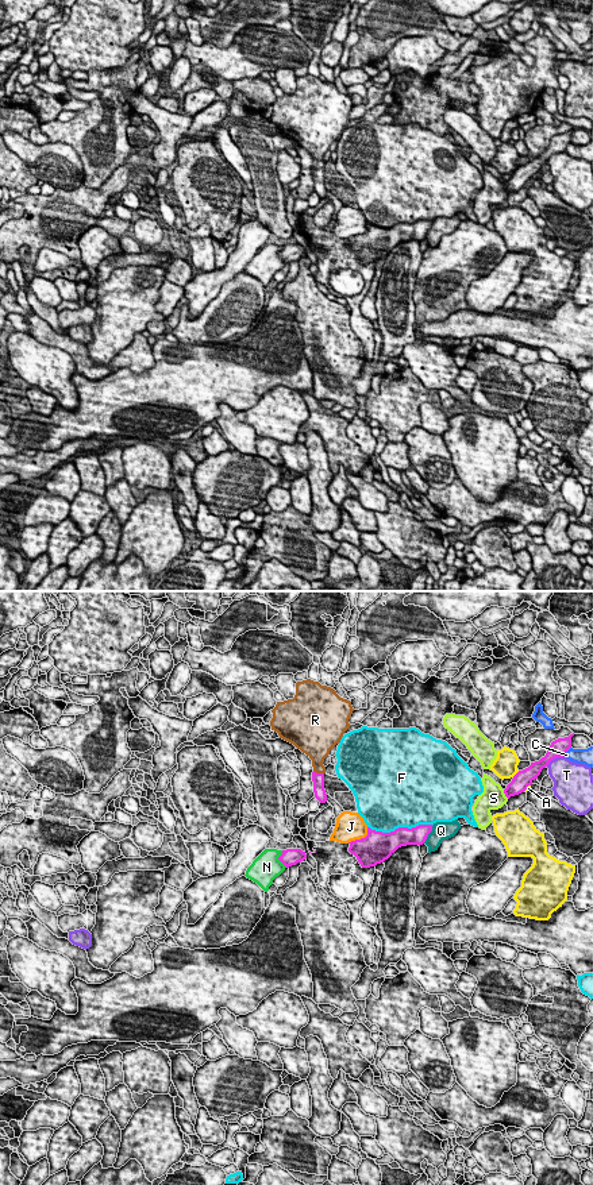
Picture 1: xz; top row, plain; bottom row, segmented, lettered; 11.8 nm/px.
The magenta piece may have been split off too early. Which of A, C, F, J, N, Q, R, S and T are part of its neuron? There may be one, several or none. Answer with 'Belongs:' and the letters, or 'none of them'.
Belongs: R

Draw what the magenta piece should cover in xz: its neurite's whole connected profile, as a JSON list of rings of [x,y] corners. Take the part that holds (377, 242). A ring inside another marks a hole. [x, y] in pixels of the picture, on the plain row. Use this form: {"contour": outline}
{"contour": [[[434,220],[398,223],[390,228],[376,227],[367,223],[367,231],[349,238],[349,247],[357,252],[362,263],[376,262],[388,255],[398,243],[423,240]]]}

